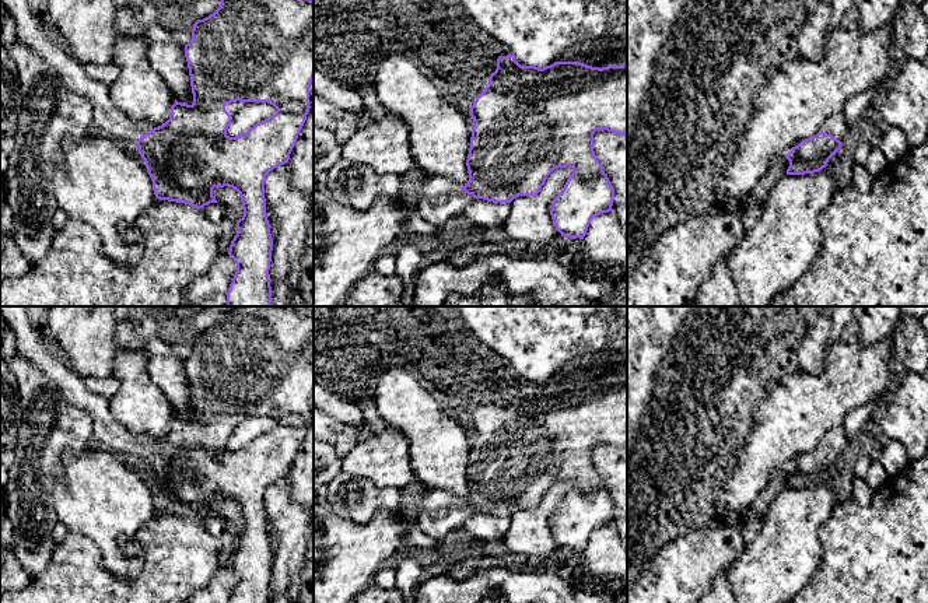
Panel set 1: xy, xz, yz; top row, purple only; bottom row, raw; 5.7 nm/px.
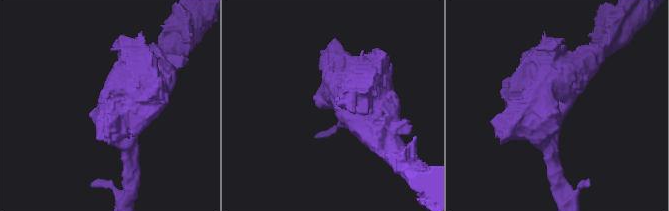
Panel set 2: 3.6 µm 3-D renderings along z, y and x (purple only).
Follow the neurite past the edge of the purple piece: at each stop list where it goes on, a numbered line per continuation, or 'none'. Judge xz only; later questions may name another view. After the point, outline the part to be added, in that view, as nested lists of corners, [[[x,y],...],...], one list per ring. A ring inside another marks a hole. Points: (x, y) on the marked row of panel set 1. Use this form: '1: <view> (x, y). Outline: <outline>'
1: xz (438, 200). Outline: [[[428,176],[417,185],[416,210],[437,228],[445,228],[455,215],[462,215],[474,199],[462,187],[441,176]]]

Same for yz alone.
1: yz (836, 125). Outline: [[[844,112],[834,113],[822,126],[822,132],[831,134],[841,143],[847,143],[850,134],[850,126],[845,122]]]

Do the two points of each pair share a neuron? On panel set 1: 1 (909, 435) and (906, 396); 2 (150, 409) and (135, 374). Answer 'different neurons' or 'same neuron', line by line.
1: same neuron
2: same neuron

